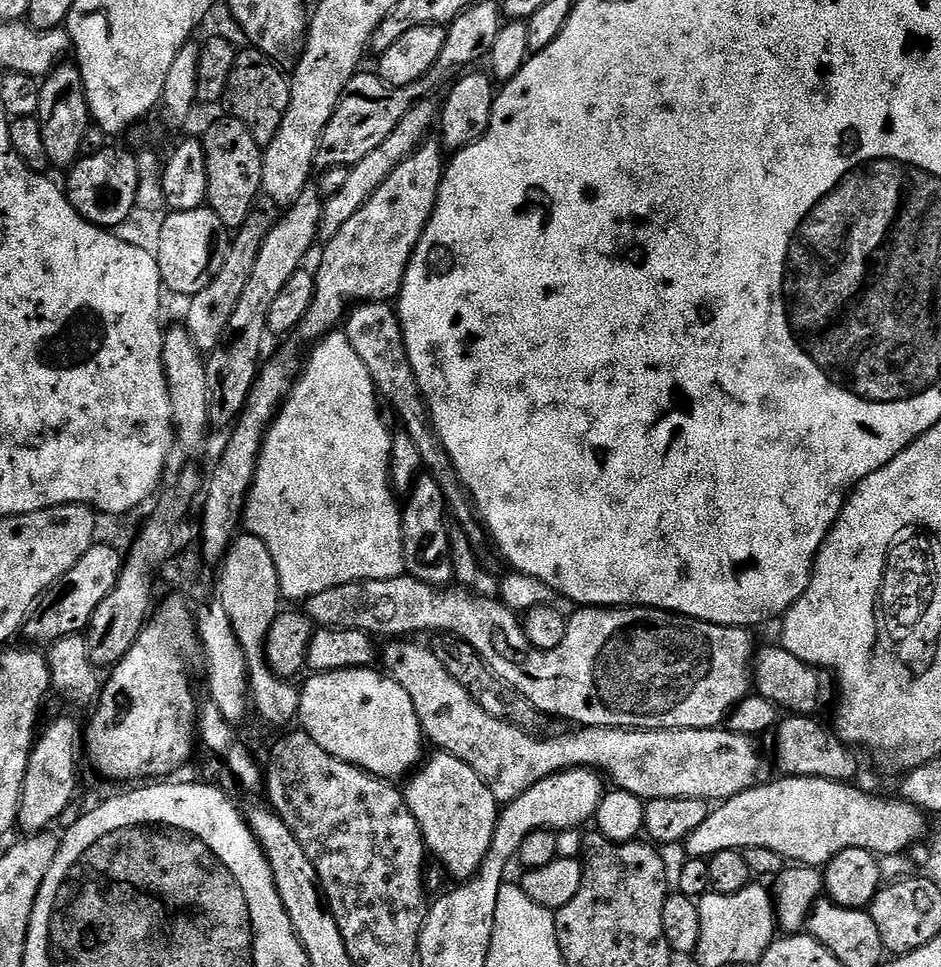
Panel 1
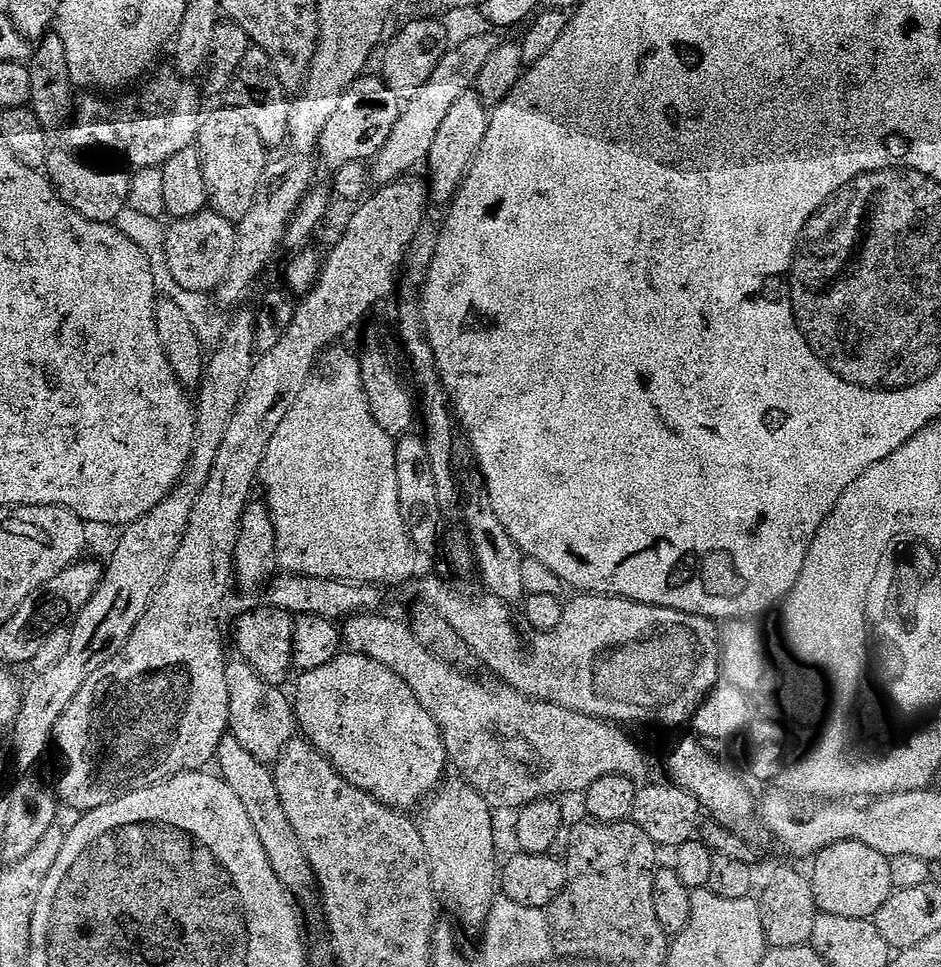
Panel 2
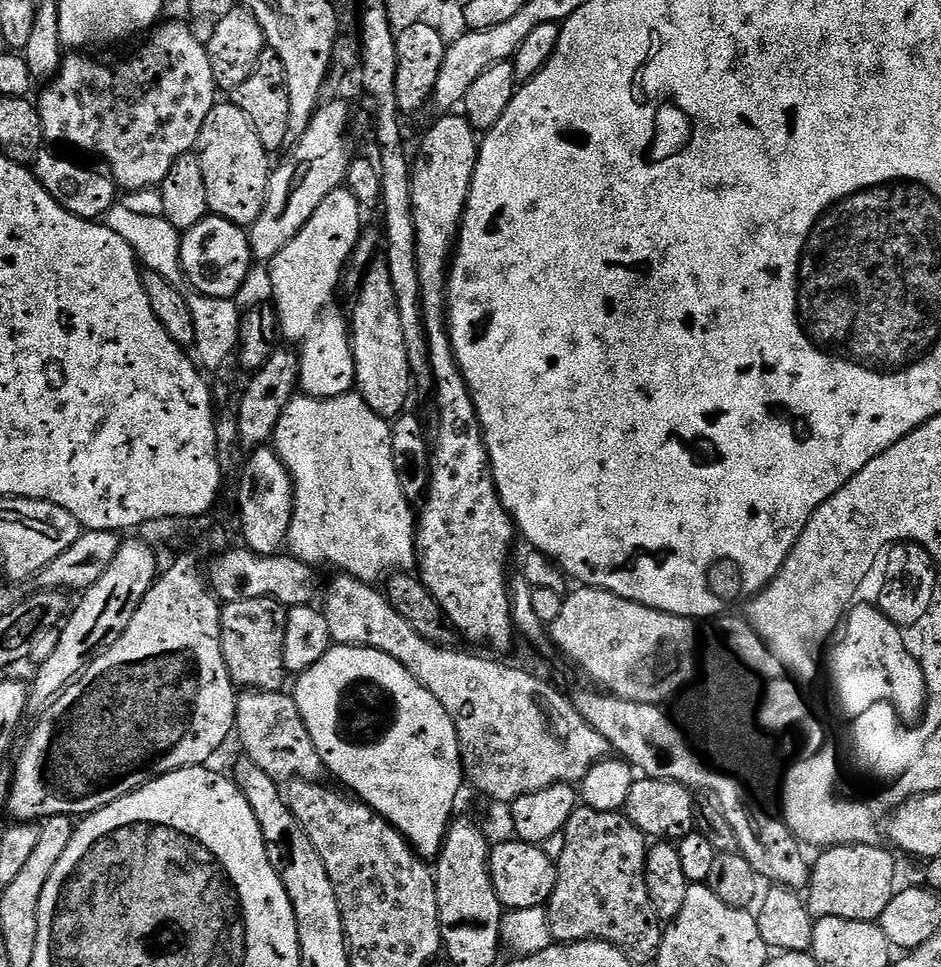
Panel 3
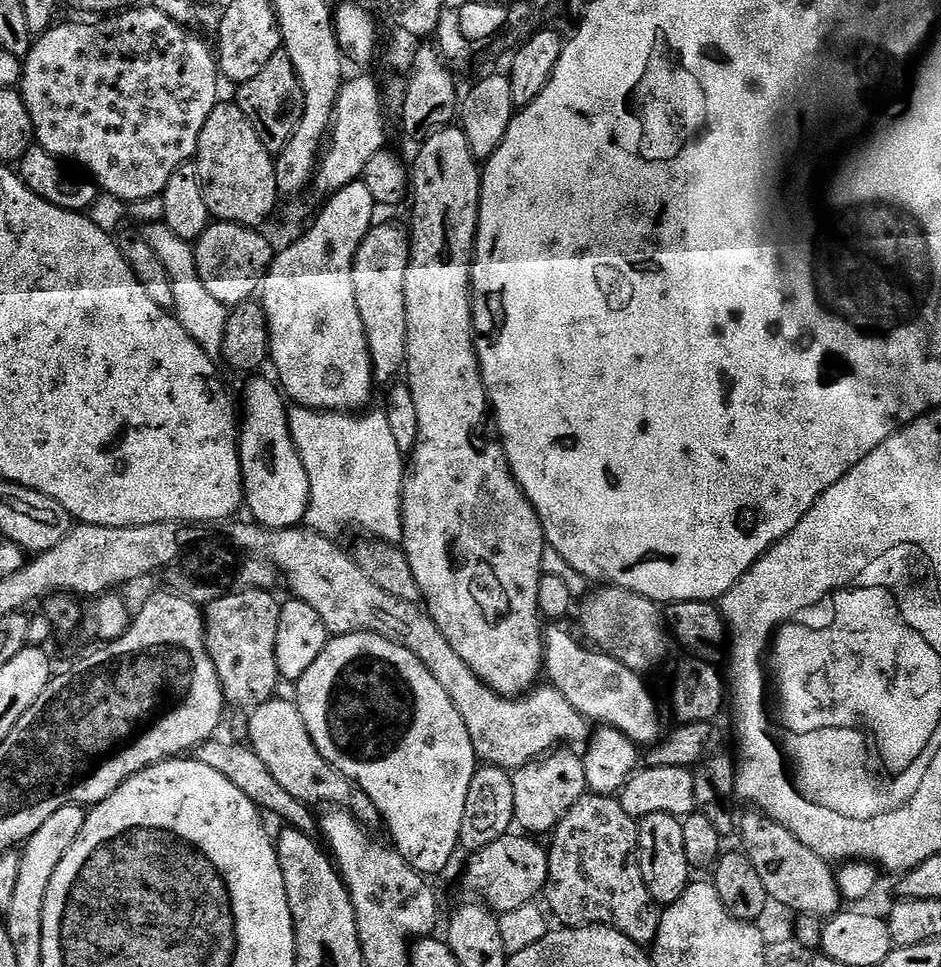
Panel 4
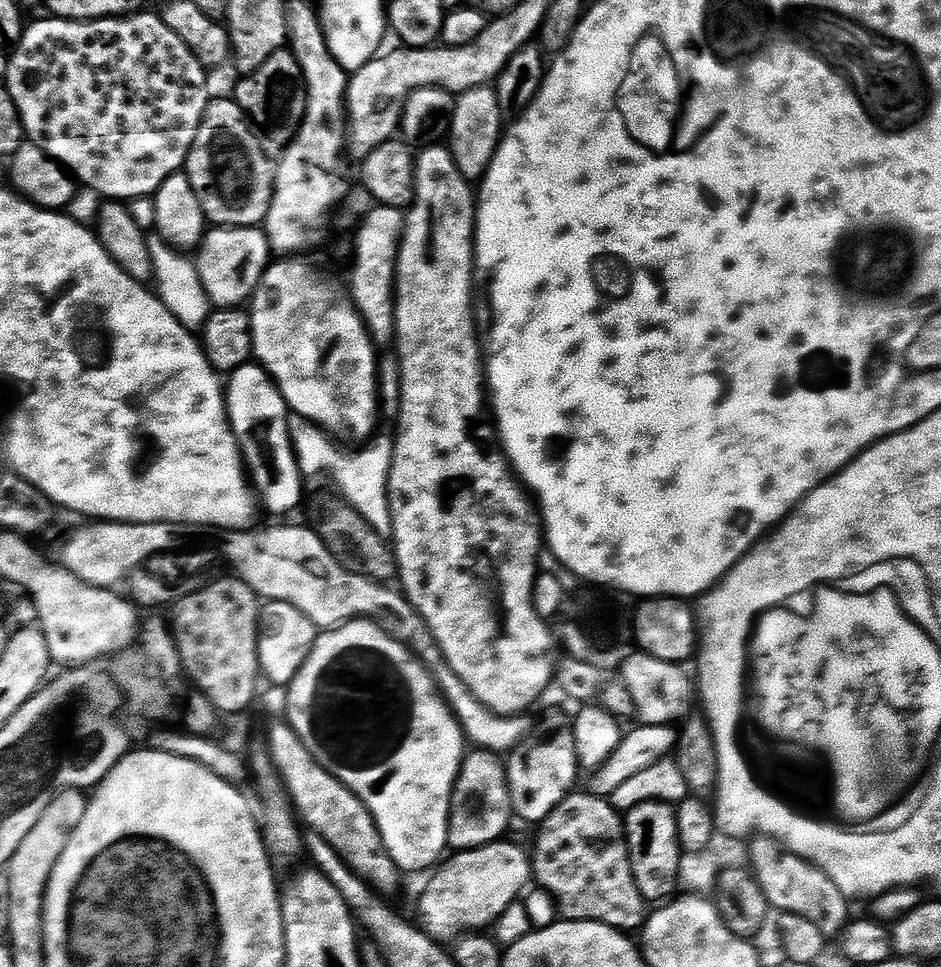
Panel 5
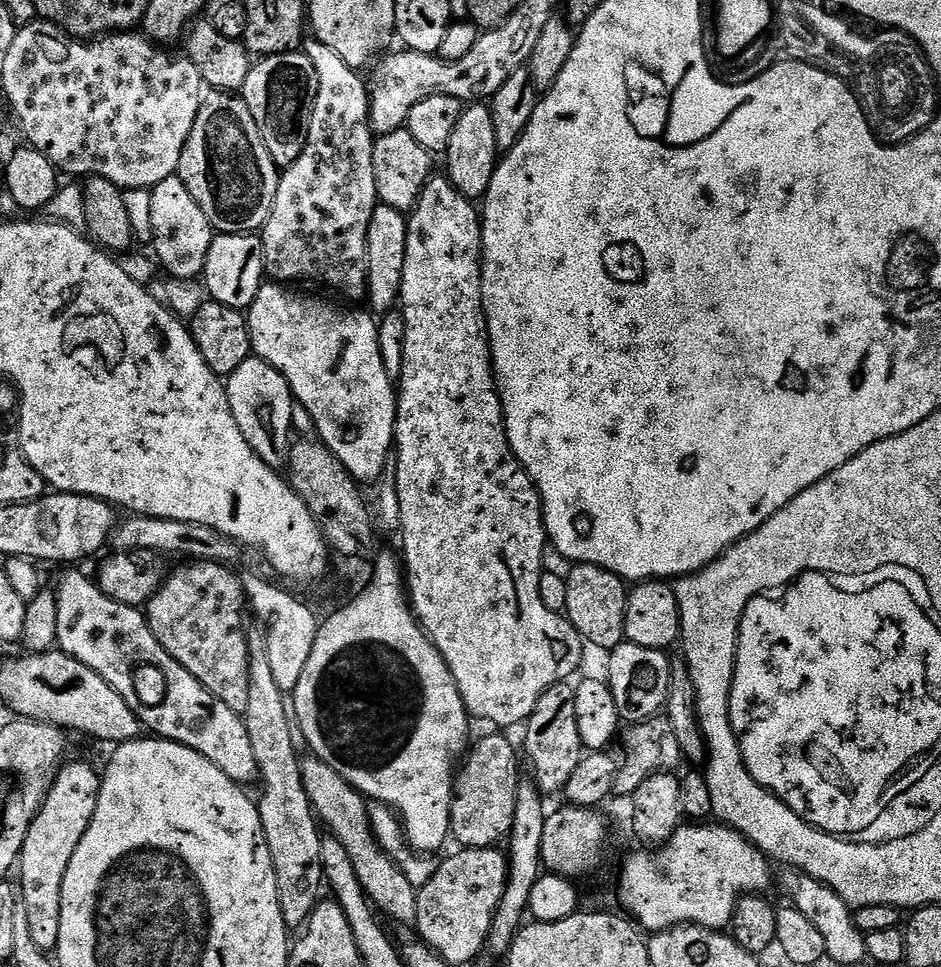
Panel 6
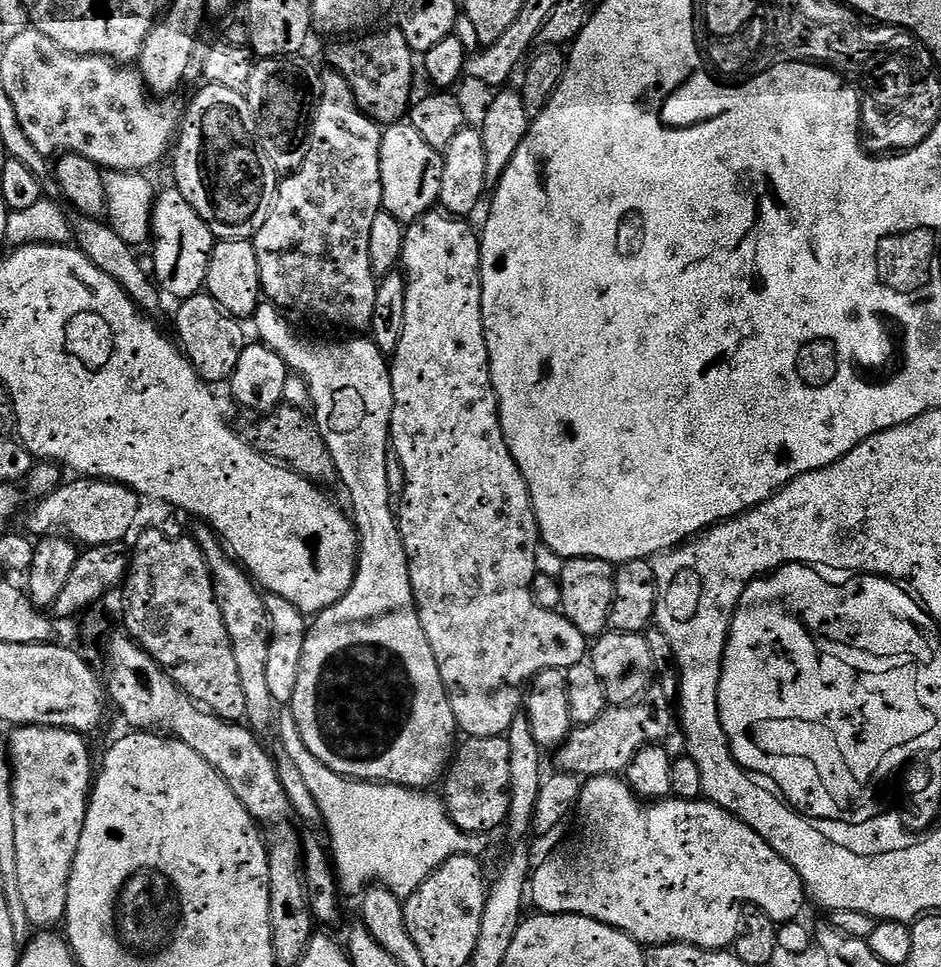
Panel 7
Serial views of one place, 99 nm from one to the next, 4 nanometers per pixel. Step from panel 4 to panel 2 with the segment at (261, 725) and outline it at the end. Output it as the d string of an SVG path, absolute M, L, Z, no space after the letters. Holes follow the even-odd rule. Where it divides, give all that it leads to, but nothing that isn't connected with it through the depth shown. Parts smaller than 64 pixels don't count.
M239 658L229 659L226 663L226 690L230 690L230 718L228 727L230 734L254 754L264 764L269 766L275 765L276 759L286 750L286 746L298 736L298 721L296 718L296 709L293 701L283 696L279 687L267 684L257 672L250 667L246 660Z

